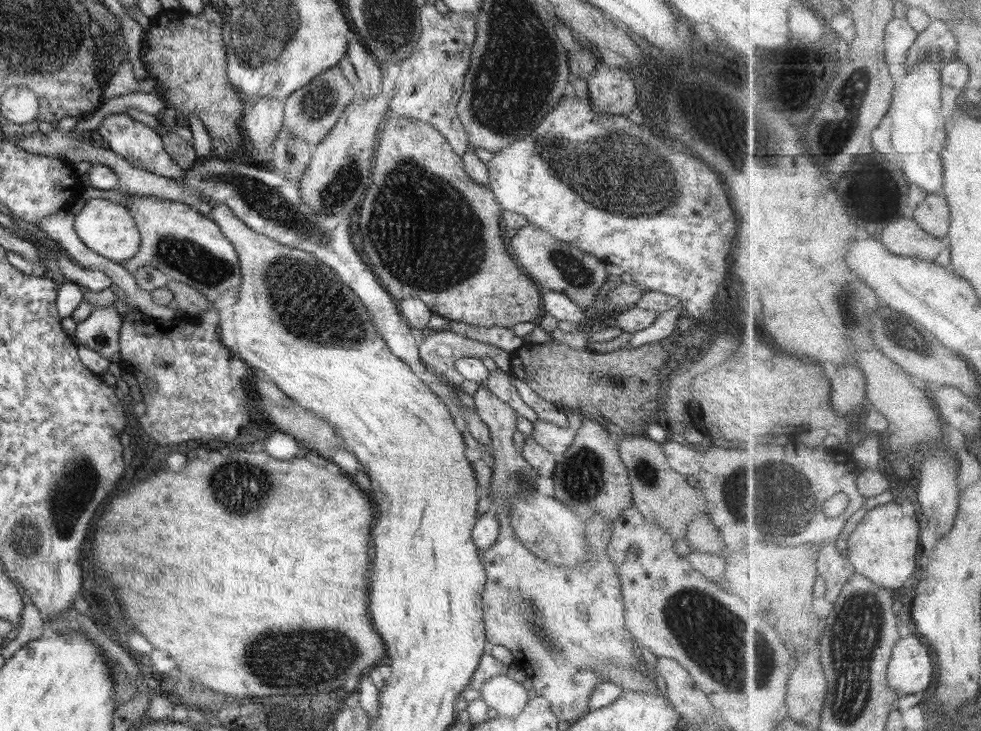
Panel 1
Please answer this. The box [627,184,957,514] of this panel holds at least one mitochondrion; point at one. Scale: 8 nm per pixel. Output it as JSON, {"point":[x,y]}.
{"point":[901,329]}

